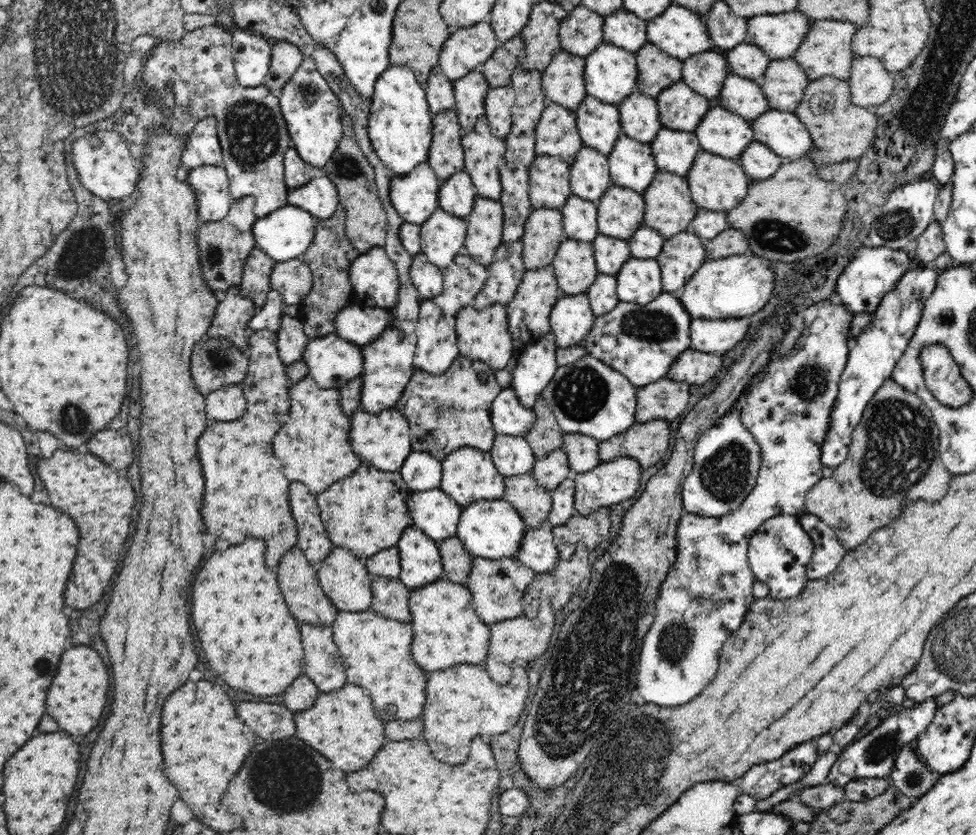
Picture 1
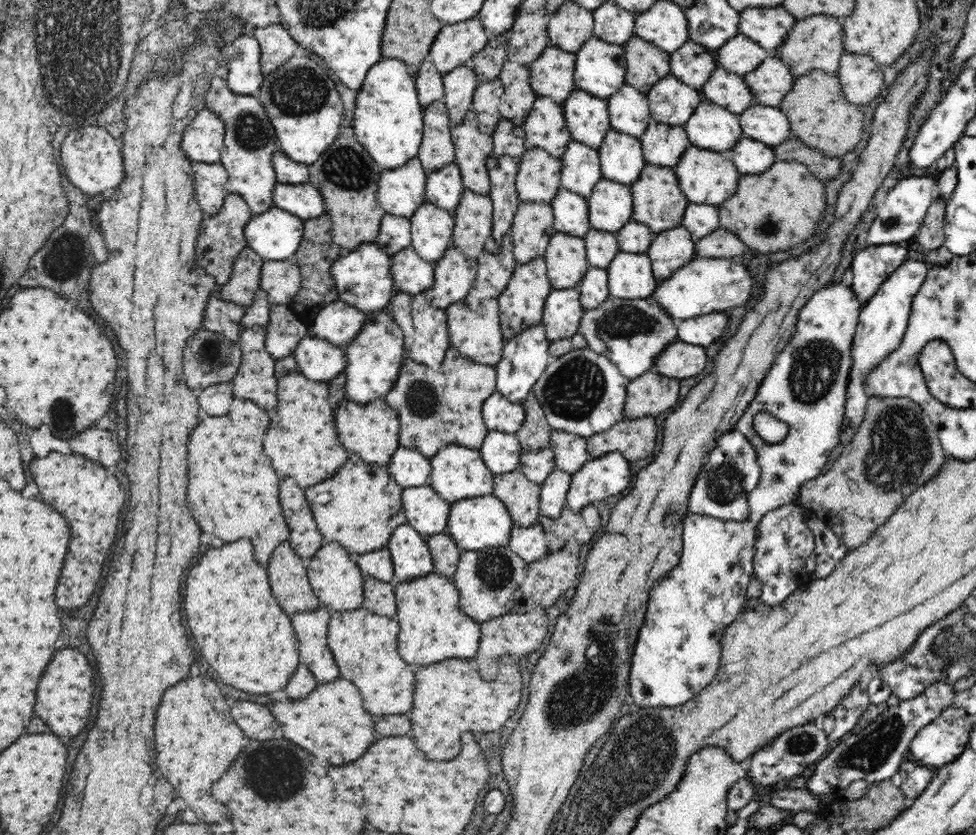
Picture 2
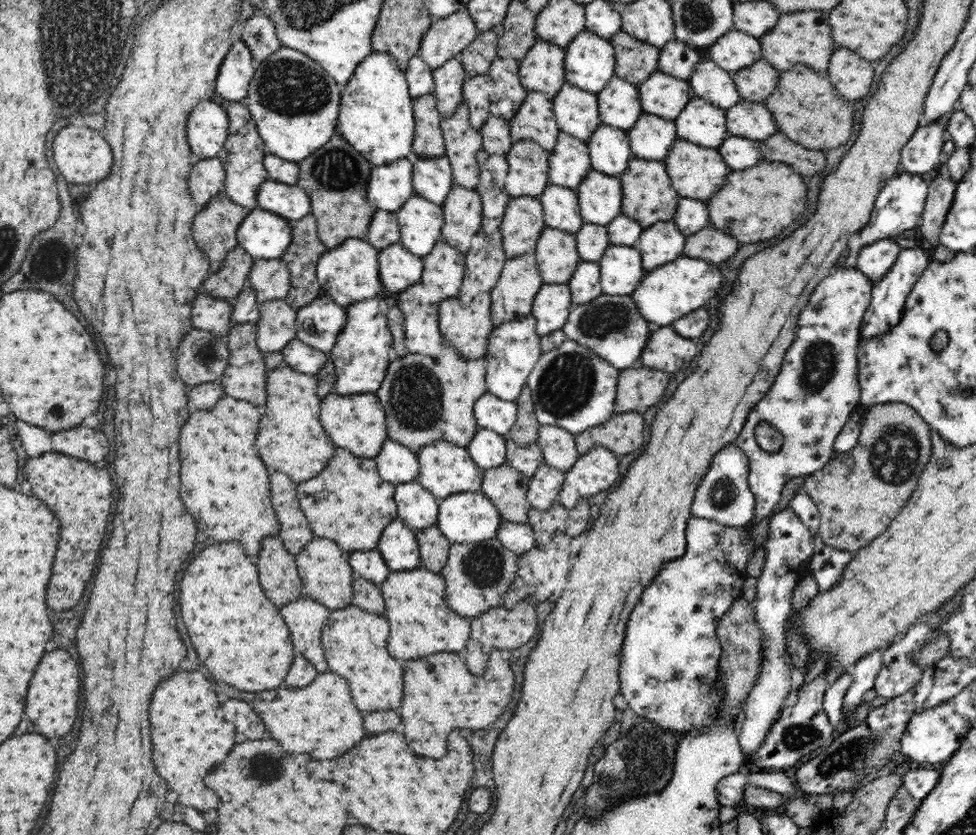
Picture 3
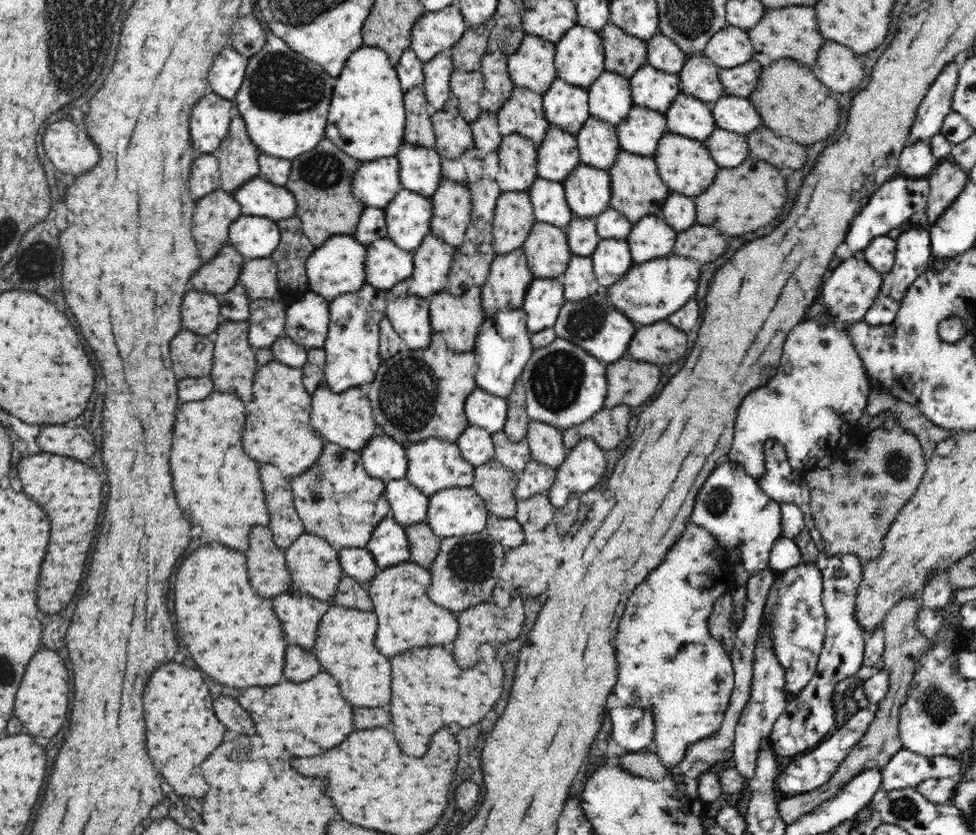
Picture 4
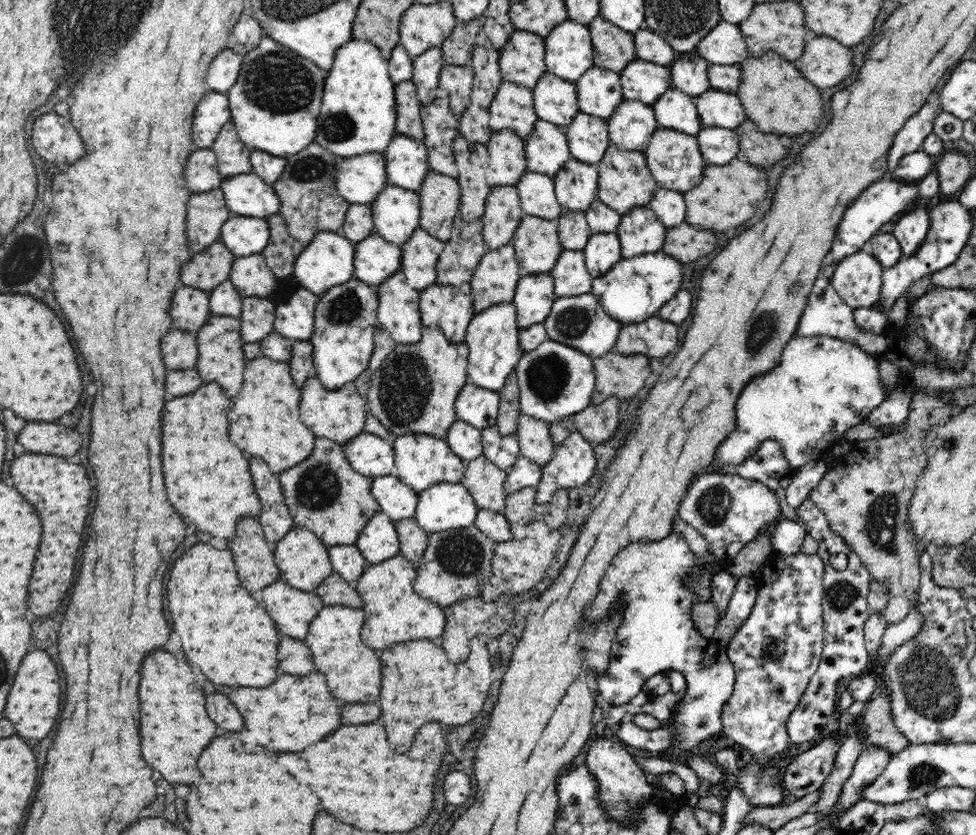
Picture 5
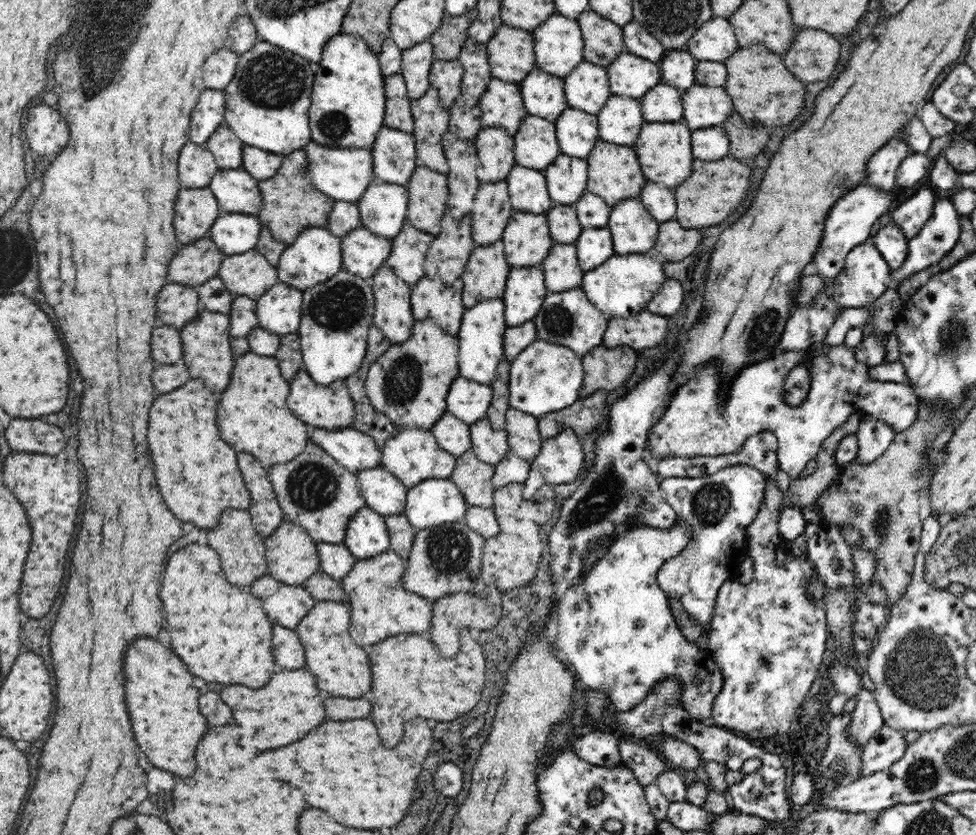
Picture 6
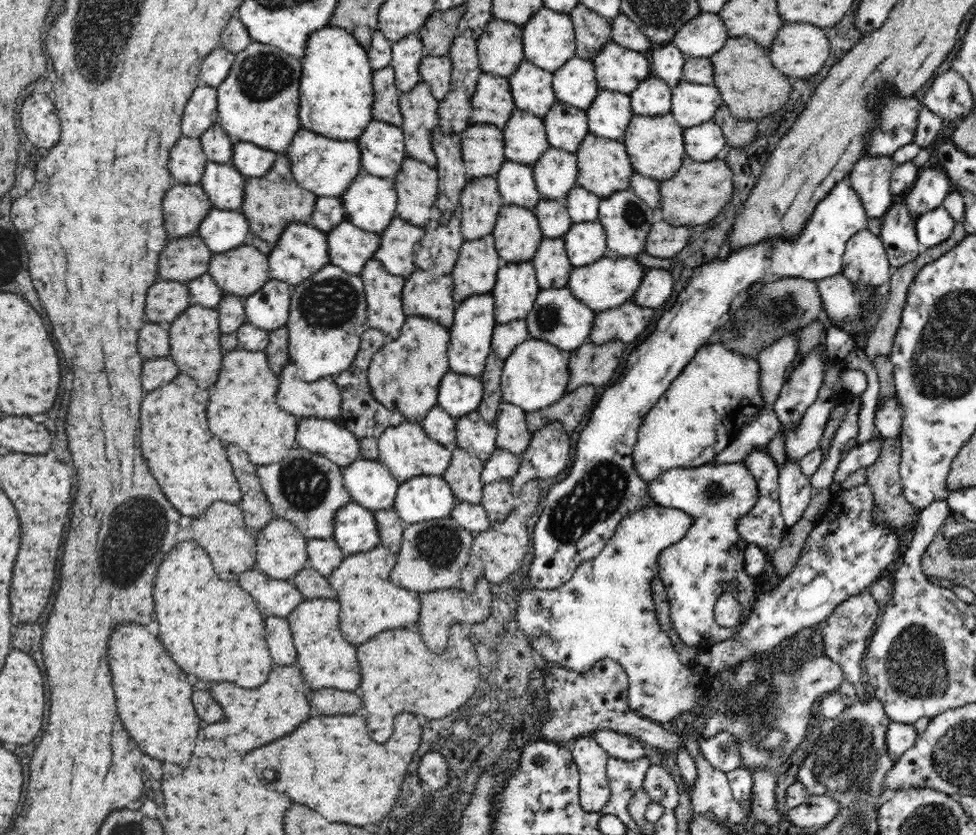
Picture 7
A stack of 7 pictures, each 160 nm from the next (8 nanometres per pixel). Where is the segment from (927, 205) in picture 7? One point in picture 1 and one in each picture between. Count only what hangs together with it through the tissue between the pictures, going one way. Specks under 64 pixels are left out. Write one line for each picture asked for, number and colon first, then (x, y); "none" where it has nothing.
1: (872, 358)
2: (883, 320)
3: (889, 295)
4: (913, 248)
5: (910, 231)
6: (910, 216)

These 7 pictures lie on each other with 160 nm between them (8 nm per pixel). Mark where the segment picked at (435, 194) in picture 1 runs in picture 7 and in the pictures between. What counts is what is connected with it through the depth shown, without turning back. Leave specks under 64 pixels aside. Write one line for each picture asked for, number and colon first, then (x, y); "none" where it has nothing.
2: (401, 191)
3: (390, 186)
4: (376, 183)
5: (359, 179)
6: (344, 174)
7: (327, 167)

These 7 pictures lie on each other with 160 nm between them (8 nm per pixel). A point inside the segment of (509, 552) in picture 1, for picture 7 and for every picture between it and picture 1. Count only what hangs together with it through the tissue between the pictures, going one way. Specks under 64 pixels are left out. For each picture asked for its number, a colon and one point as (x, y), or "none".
2: (477, 523)
3: (469, 517)
4: (457, 512)
5: (444, 506)
6: (432, 502)
7: (423, 498)

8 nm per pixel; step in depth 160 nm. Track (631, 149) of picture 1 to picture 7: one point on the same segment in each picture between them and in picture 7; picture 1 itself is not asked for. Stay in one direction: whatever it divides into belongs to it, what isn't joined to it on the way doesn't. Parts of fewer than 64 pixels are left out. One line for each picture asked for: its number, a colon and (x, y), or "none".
2: (622, 159)
3: (610, 151)
4: (598, 142)
5: (588, 137)
6: (577, 132)
7: (566, 126)

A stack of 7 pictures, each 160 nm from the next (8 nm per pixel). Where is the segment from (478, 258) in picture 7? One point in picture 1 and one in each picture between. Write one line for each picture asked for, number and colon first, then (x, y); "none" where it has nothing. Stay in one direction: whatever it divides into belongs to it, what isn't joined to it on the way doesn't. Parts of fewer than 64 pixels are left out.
1: (528, 314)
2: (521, 304)
3: (512, 298)
4: (510, 276)
5: (494, 281)
6: (485, 276)

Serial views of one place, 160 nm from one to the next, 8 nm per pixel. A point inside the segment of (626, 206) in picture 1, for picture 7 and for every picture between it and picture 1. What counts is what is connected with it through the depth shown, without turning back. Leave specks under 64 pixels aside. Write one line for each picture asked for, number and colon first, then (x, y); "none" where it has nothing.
2: (610, 205)
3: (600, 196)
4: (588, 192)
5: (576, 184)
6: (567, 177)
7: (555, 172)

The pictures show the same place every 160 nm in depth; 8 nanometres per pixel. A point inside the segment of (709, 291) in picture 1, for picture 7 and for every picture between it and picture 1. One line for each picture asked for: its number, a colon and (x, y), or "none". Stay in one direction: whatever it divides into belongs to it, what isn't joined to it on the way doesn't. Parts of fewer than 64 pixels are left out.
2: (705, 285)
3: (672, 291)
4: (649, 292)
5: (634, 290)
6: (623, 286)
7: (608, 283)

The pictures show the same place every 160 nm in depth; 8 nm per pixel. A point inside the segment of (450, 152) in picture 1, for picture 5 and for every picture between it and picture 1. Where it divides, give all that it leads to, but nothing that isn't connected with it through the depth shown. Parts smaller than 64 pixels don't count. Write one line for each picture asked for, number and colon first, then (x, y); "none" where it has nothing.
2: (437, 150)
3: (428, 142)
4: (419, 131)
5: (408, 118)

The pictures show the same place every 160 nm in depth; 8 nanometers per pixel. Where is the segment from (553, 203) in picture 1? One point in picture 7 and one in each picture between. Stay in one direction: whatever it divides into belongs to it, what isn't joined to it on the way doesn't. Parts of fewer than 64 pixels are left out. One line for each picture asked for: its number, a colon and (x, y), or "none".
2: (538, 181)
3: (528, 173)
4: (517, 154)
5: (507, 159)
6: (494, 145)
7: (483, 145)

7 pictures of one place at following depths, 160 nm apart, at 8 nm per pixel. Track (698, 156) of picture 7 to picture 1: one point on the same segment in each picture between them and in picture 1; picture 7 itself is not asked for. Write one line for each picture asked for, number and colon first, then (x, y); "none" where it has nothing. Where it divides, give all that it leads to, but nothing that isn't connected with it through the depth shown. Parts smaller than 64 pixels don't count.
1: (760, 162)
2: (750, 156)
3: (739, 153)
4: (728, 149)
5: (719, 146)
6: (710, 144)

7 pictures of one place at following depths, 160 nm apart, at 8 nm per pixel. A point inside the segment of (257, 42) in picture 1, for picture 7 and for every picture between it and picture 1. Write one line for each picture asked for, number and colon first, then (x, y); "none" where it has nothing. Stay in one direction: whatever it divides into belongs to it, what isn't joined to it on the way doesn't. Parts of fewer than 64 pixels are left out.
2: (245, 76)
3: (236, 71)
4: (225, 77)
5: (223, 72)
6: (219, 69)
7: (216, 66)

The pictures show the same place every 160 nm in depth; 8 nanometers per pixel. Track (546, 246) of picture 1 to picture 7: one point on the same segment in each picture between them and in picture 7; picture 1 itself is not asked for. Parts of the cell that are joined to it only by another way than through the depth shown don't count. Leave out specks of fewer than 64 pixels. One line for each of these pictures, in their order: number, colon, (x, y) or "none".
2: (533, 226)
3: (523, 223)
4: (514, 217)
5: (503, 213)
6: (492, 211)
7: (481, 202)

